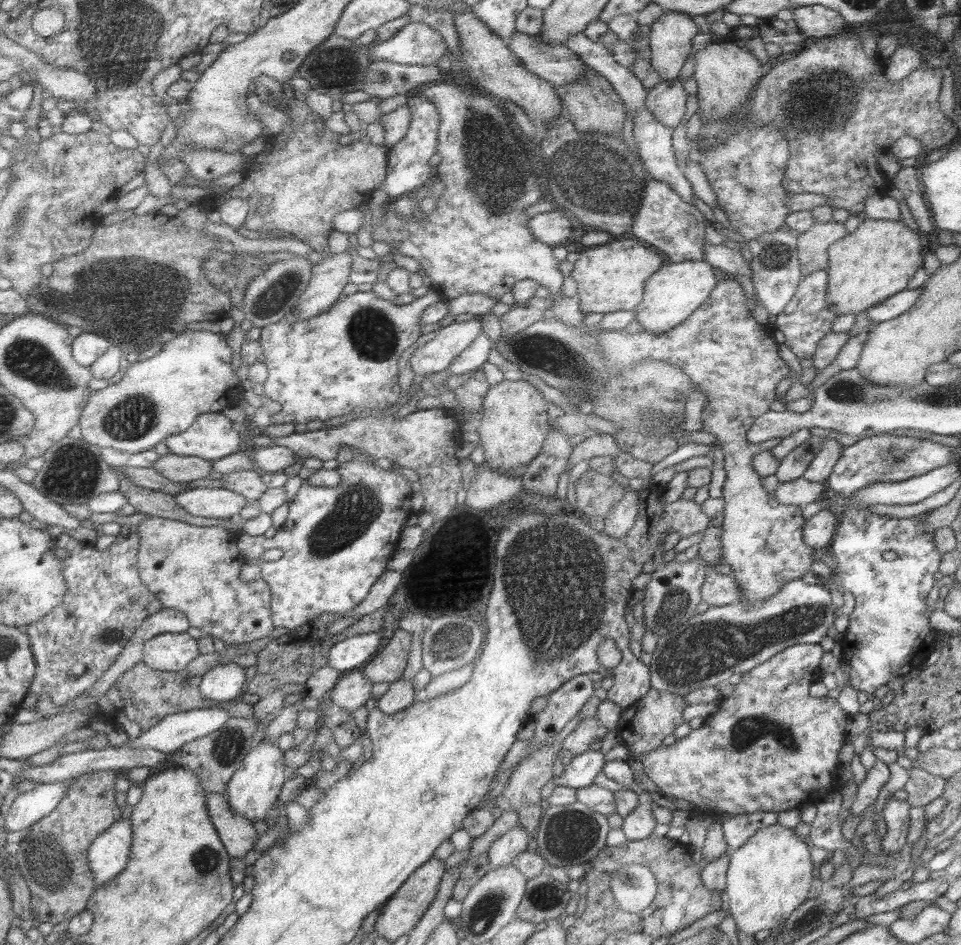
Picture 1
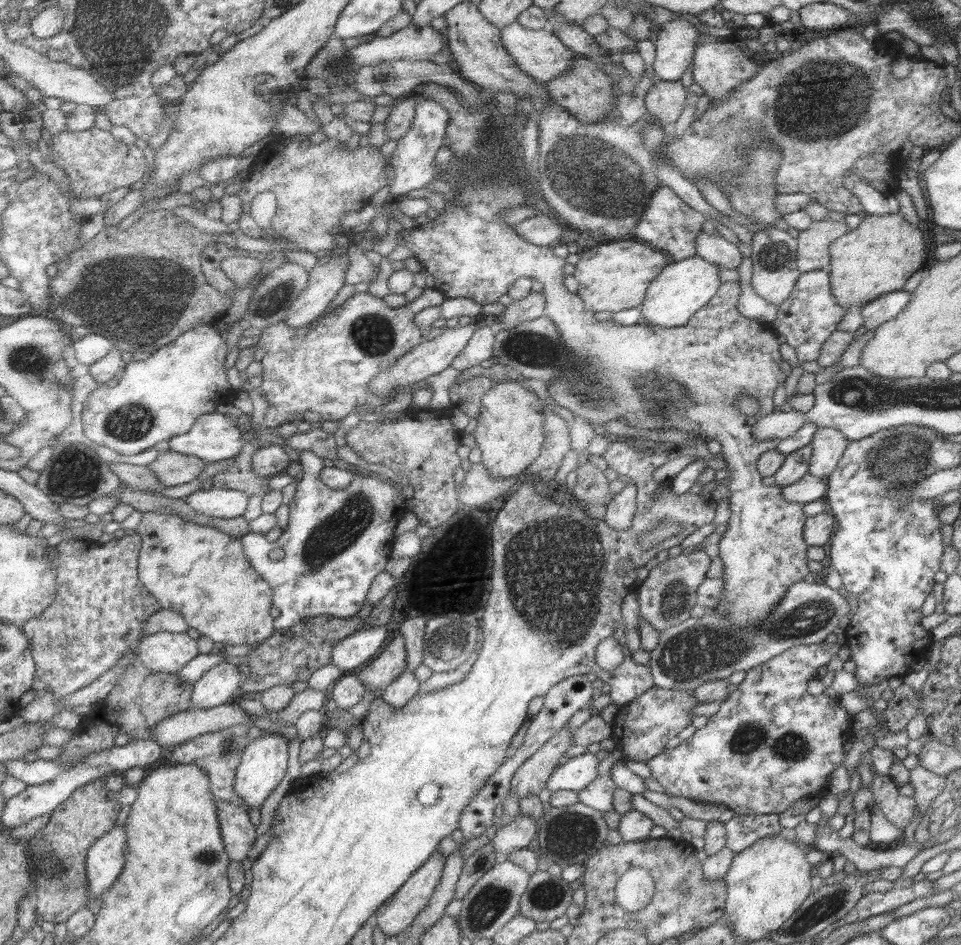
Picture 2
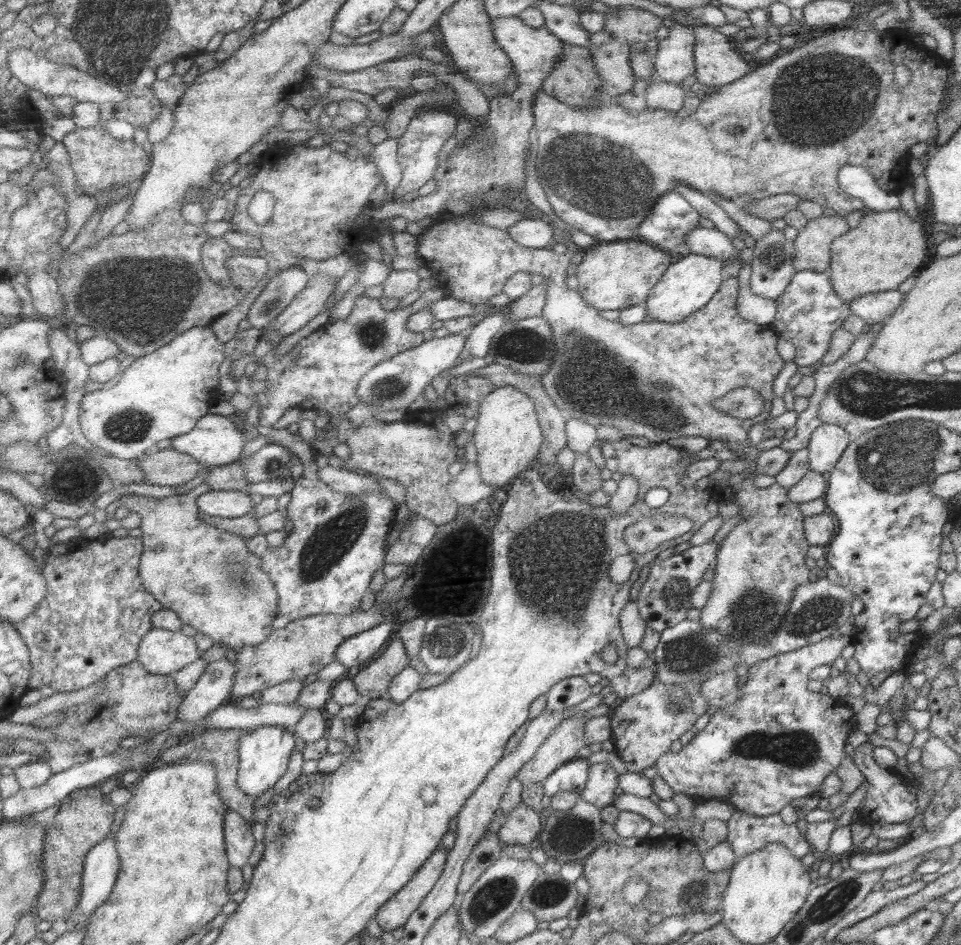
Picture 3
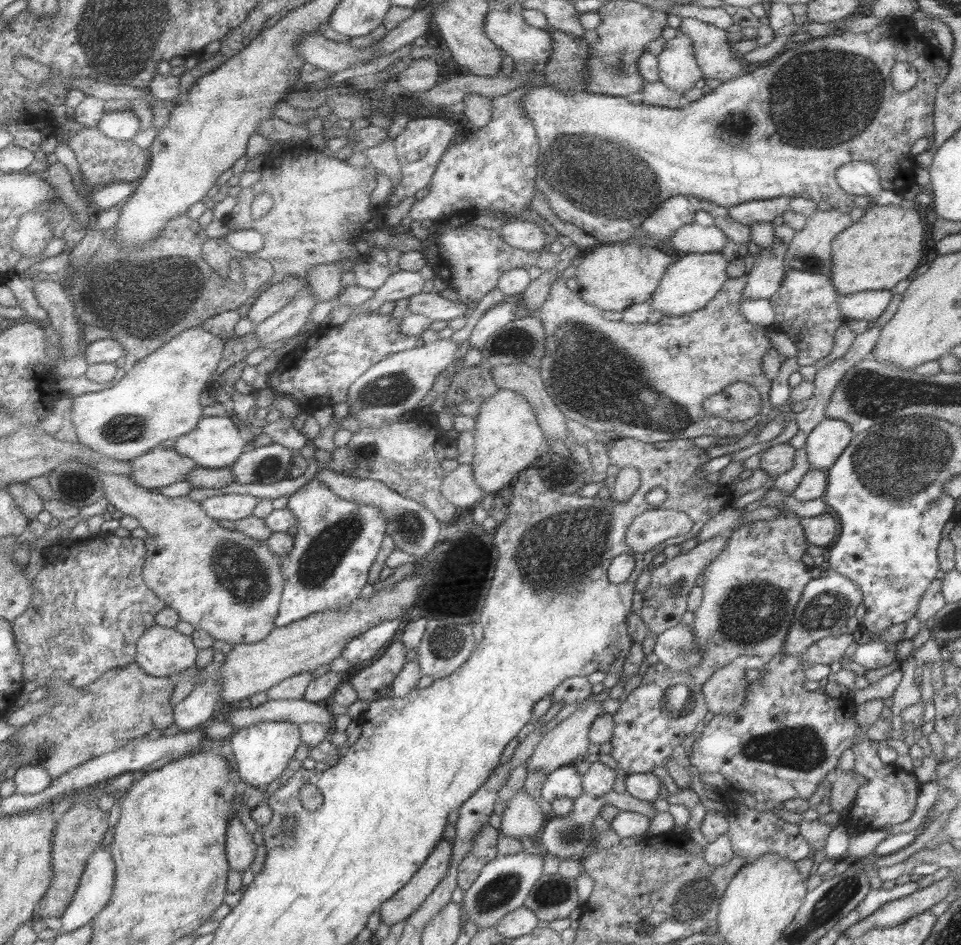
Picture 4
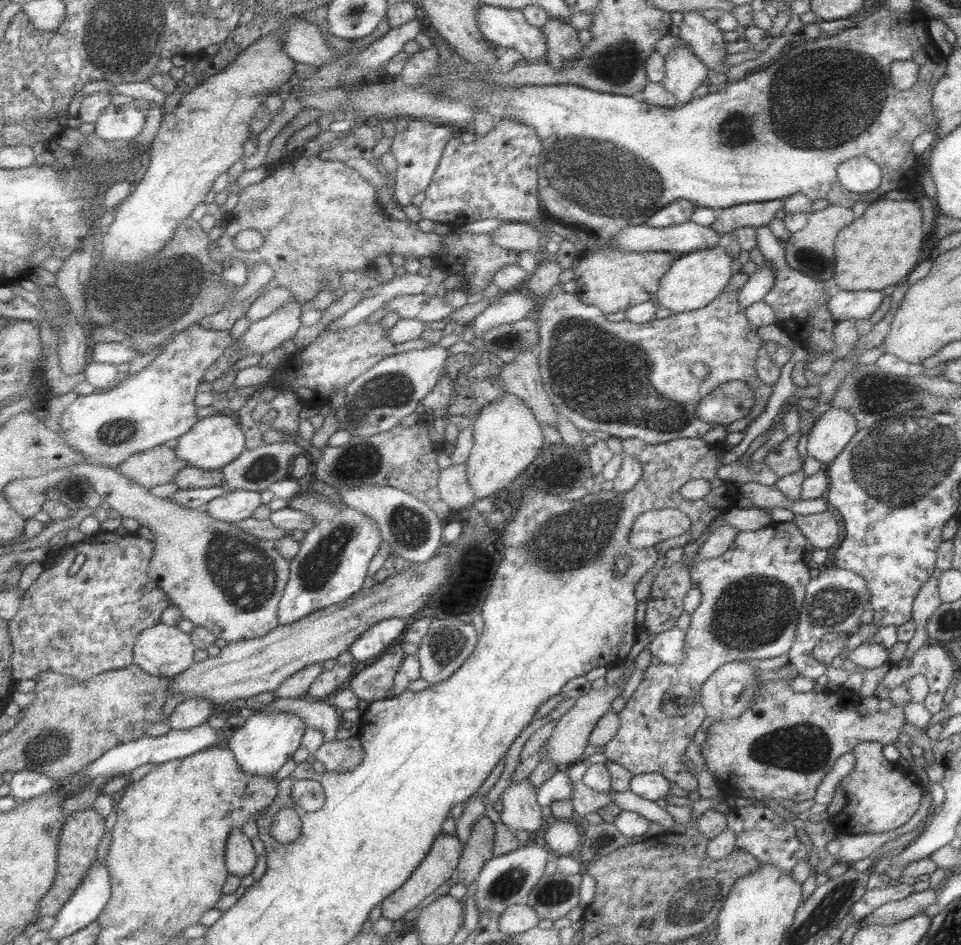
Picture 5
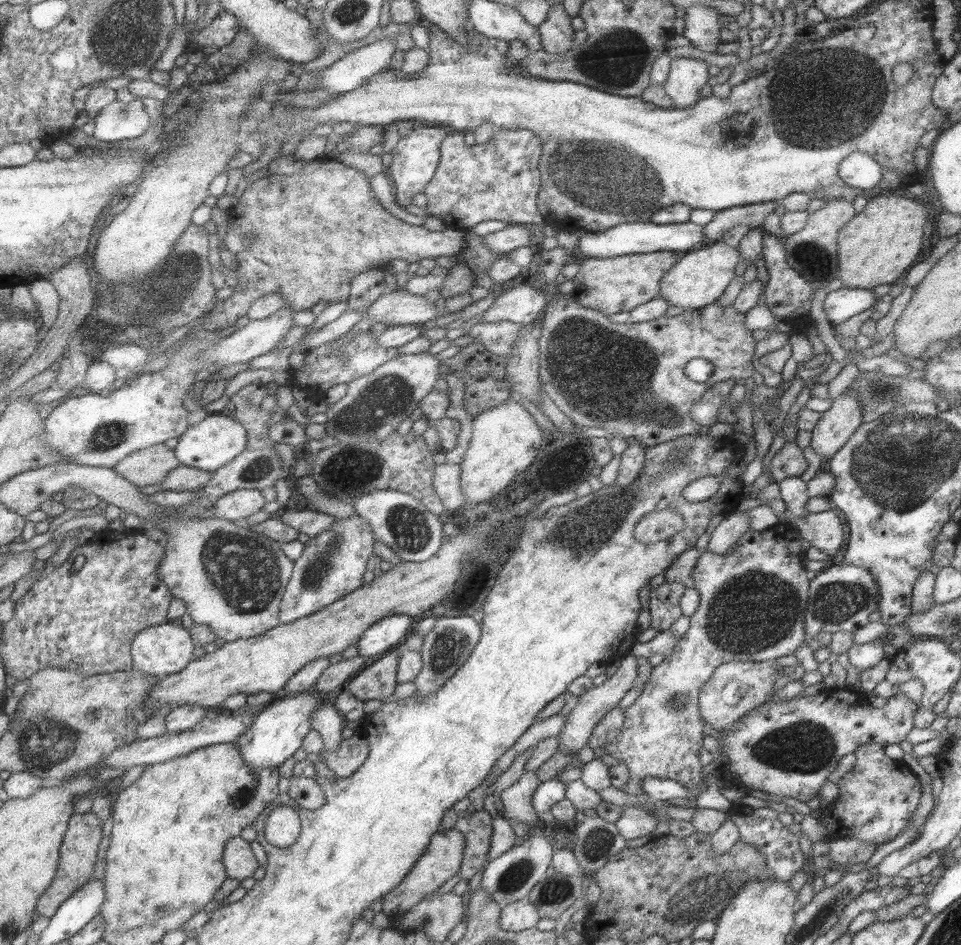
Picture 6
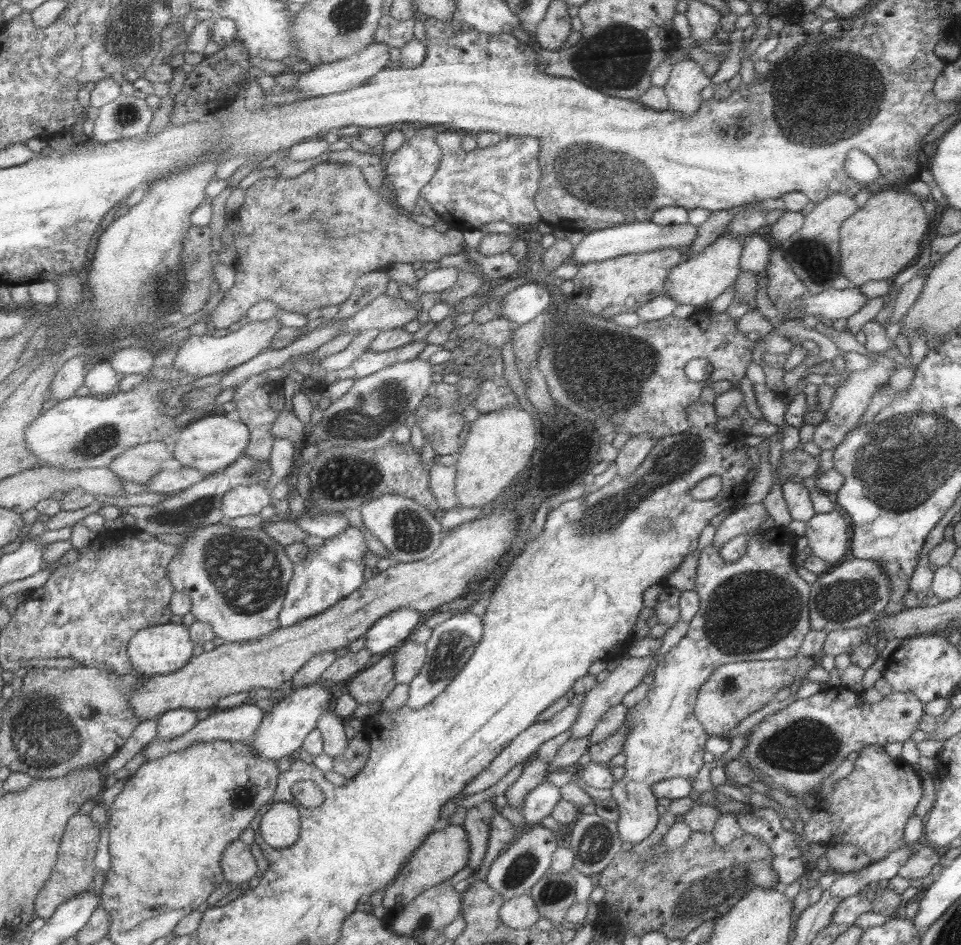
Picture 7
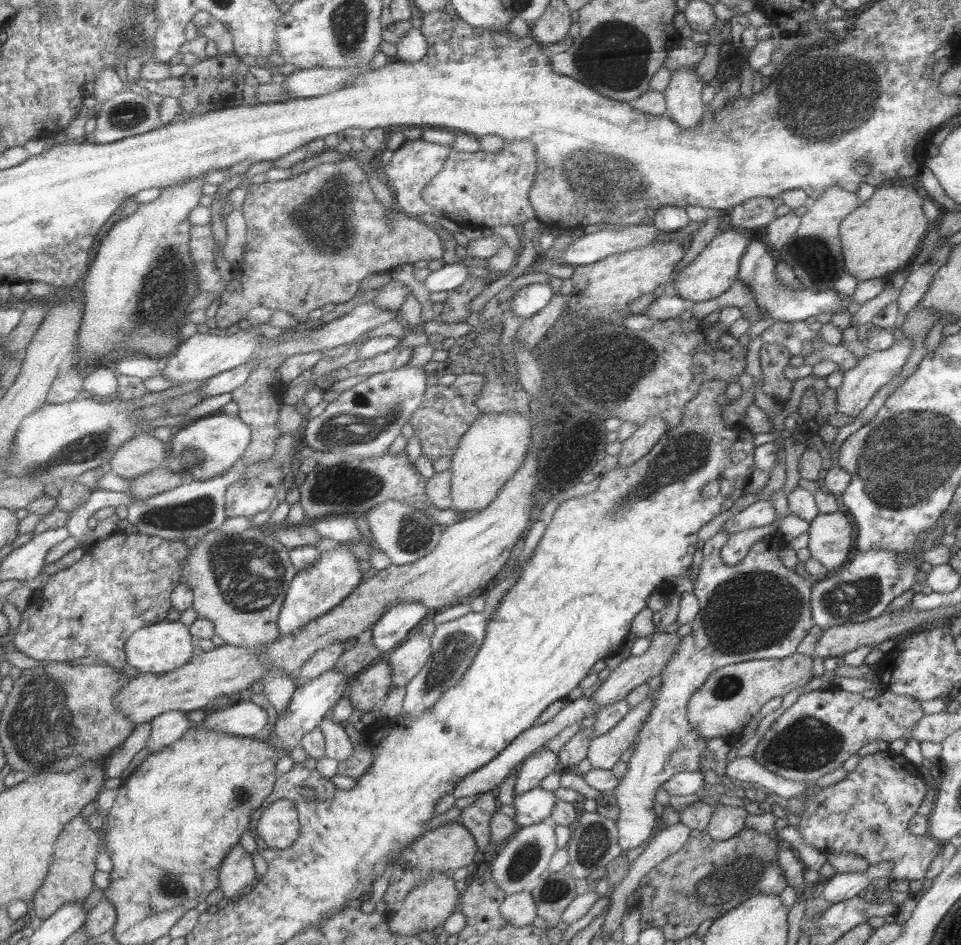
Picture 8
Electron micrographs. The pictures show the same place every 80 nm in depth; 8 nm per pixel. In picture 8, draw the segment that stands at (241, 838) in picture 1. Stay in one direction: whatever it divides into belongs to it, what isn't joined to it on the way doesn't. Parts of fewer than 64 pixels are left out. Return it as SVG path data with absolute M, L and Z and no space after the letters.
M239 844L233 846L220 865L218 887L225 898L235 899L250 889L258 880L249 853Z

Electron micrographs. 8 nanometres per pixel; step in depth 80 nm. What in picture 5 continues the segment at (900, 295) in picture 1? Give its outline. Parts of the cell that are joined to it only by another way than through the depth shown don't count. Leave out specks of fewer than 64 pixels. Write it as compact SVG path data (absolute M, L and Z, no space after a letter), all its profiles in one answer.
M835 290L829 297L828 309L836 321L874 319L883 298L881 291Z

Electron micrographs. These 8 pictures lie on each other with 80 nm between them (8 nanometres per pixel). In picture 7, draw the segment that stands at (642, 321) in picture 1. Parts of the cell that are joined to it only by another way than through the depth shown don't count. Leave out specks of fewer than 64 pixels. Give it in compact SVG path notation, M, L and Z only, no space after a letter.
M727 235L717 237L715 242L703 248L700 253L693 257L684 257L669 271L663 283L662 294L672 298L678 305L691 304L695 307L703 304L707 307L727 286L734 284L741 271L739 266L741 249L740 239L729 238Z

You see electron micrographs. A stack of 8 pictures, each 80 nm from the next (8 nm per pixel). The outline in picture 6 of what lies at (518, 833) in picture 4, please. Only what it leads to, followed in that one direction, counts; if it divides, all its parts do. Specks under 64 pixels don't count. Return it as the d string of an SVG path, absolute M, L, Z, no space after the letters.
M528 770L512 785L503 789L498 795L503 804L503 812L500 813L503 819L526 824L531 831L542 828L538 816L531 810L532 794L539 783L535 771Z

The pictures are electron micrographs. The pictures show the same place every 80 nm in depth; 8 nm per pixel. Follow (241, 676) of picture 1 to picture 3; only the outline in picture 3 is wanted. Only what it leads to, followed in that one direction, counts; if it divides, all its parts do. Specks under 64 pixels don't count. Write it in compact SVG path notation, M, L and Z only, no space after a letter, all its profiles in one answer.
M227 659L209 661L186 693L178 718L194 724L220 704L230 702L230 690L235 675L236 666Z

